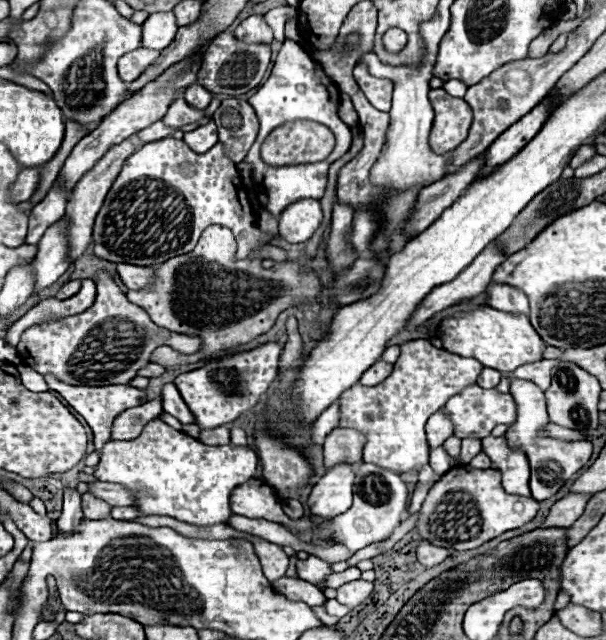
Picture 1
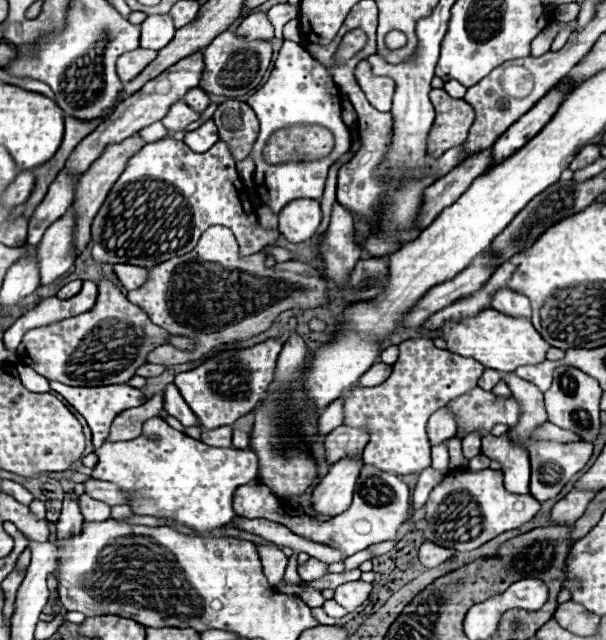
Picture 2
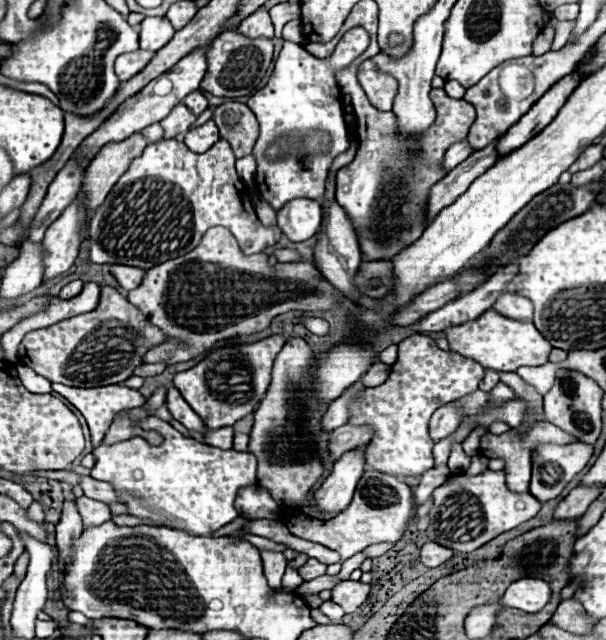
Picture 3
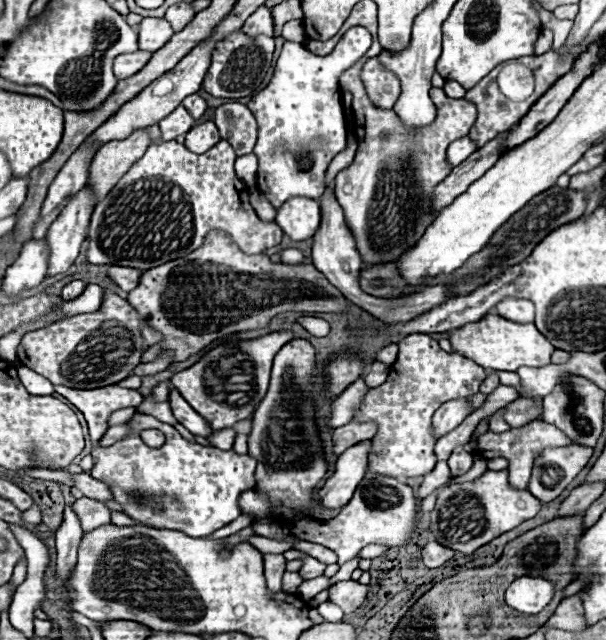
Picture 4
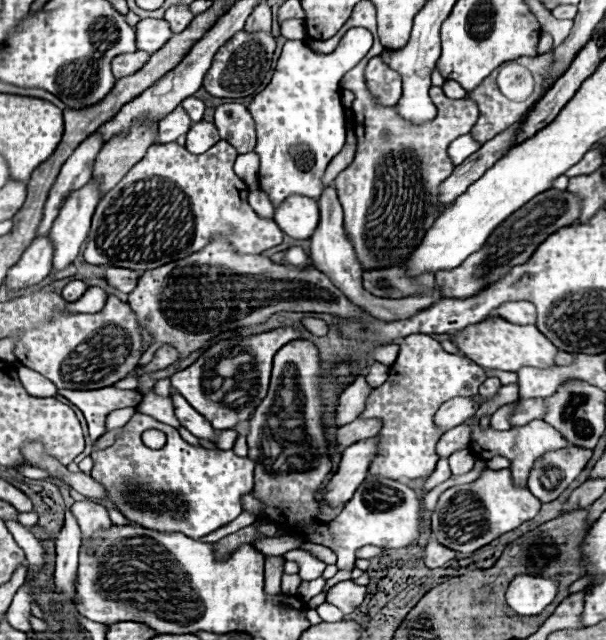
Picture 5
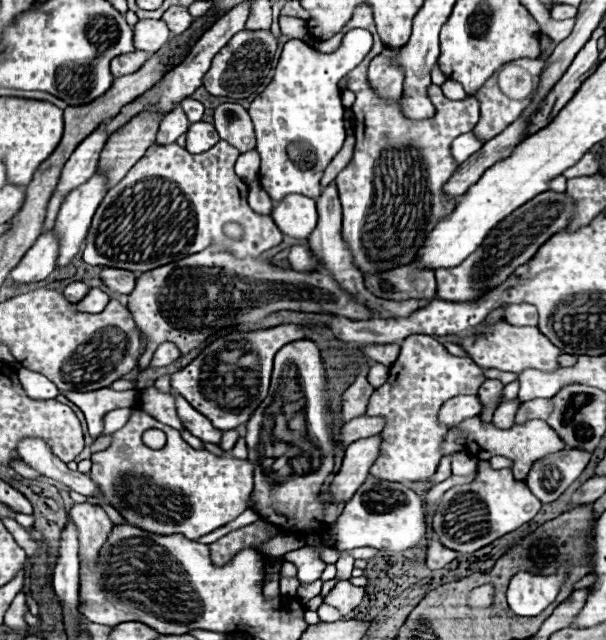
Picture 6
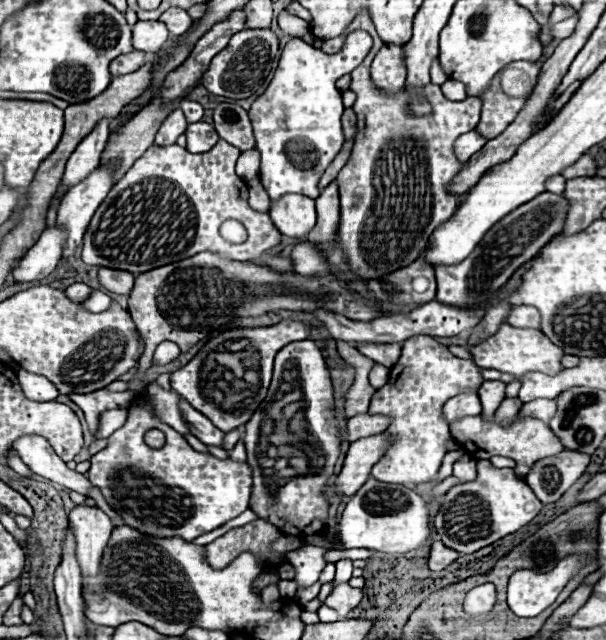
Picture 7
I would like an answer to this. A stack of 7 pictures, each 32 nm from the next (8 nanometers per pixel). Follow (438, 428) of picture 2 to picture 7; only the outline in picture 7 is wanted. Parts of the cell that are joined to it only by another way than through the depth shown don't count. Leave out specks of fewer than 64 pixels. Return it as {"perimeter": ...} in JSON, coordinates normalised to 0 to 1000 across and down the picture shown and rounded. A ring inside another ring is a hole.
{"perimeter":[[[785,613],[756,616],[756,619],[743,622],[729,638],[729,650],[739,663],[752,659],[756,653],[766,653],[766,650],[789,650],[792,644],[795,644],[795,634],[792,634]]]}

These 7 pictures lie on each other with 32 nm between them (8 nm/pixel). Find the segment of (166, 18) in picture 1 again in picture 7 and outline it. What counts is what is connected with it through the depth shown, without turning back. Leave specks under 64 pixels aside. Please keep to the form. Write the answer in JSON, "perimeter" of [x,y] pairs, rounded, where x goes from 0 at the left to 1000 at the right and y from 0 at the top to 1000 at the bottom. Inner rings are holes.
{"perimeter":[[[228,31],[221,38],[221,44],[218,44],[221,78],[261,81],[277,66],[277,59],[281,59],[281,50],[261,31],[254,31],[254,34],[234,34],[234,31]]]}

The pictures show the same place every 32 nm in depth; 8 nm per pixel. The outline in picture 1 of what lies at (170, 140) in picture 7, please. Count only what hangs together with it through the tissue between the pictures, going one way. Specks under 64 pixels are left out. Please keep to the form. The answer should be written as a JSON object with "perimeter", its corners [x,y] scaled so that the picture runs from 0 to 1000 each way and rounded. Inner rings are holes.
{"perimeter":[[[294,153],[281,163],[281,172],[274,175],[274,181],[267,184],[267,191],[274,197],[284,197],[284,200],[300,200],[307,194],[317,194],[317,191],[327,191],[327,194],[340,194],[347,191],[350,184],[340,181],[337,172],[320,172],[304,153]]]}

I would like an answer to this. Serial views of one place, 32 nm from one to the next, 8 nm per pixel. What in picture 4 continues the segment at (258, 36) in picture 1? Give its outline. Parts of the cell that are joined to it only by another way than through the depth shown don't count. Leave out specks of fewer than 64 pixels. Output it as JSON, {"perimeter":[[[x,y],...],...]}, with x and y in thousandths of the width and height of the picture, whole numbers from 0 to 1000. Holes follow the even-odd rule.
{"perimeter":[[[429,9],[403,38],[399,38],[399,50],[413,53],[416,59],[422,53],[439,53],[439,56],[452,56],[449,50],[449,25],[446,16],[439,9]]]}

